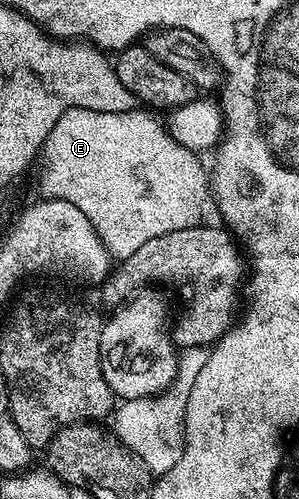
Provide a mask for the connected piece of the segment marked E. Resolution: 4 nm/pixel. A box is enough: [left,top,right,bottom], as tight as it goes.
[39,107,210,257]

